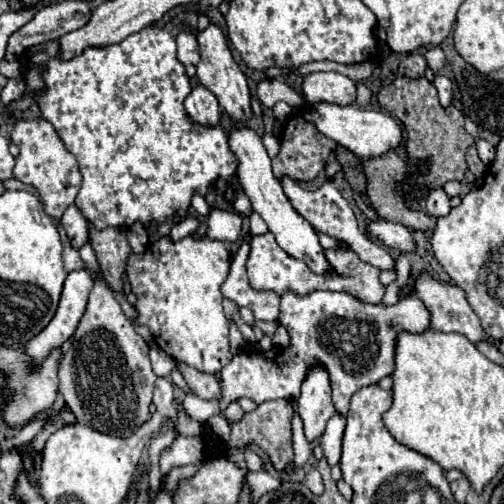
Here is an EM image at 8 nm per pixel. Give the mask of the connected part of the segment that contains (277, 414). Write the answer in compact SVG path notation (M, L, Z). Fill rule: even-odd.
M286 400L264 402L254 412L248 412L240 422L232 424L232 436L230 436L228 444L234 446L234 448L240 448L240 444L258 444L270 456L270 462L274 464L274 468L276 470L284 470L294 458L292 440L290 440L290 436L292 436L290 434L290 416L292 414L294 414L294 408L288 402L288 428L286 428Z

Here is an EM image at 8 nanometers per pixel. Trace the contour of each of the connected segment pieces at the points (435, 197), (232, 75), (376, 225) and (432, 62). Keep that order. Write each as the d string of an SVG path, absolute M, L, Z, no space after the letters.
M442 188L432 190L432 192L428 194L428 198L426 198L426 208L428 208L428 214L430 214L432 218L448 216L448 212L450 212L450 200L448 200L448 196L444 194Z
M210 24L204 32L196 34L198 44L200 44L200 62L196 66L196 76L200 80L200 84L204 88L208 88L220 102L222 110L228 114L228 118L232 122L242 122L248 124L252 118L252 108L250 108L250 88L246 82L246 76L242 74L242 70L238 68L238 64L234 62L226 38L222 34L222 30L214 24Z
M366 220L366 232L388 248L394 248L400 252L414 250L412 232L402 224L394 224L388 220Z
M434 46L434 48L430 48L430 50L424 54L424 58L426 58L428 66L430 66L434 72L438 72L438 70L444 66L444 62L446 62L446 58L444 58L444 52L442 52L442 48L440 48L440 46Z

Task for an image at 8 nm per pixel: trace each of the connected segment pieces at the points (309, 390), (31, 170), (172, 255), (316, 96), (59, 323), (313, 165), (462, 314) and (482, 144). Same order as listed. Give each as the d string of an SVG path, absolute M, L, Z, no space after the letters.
M314 364L308 370L308 374L302 382L300 396L296 400L296 408L304 422L304 432L306 432L308 442L316 440L324 432L326 422L336 412L336 408L332 404L330 376L322 364Z
M42 118L18 120L12 128L10 140L20 148L20 156L16 158L16 166L14 166L14 176L20 182L32 184L38 190L48 216L60 218L64 214L64 210L70 204L74 204L76 194L80 192L82 176L80 176L76 158L64 148L64 144L62 144L60 136L56 134L56 130L52 128L52 124Z
M164 236L150 244L144 254L132 254L126 270L132 292L138 296L136 324L146 324L152 330L156 344L168 356L212 376L232 360L228 318L222 310L224 296L220 292L228 268L228 246L224 242L214 242L208 236L202 240L188 236L180 242L172 242Z
M314 72L304 76L302 94L310 102L330 102L348 106L356 100L356 82L338 72Z
M74 270L68 274L52 322L24 346L24 352L30 356L30 362L34 366L40 366L50 356L52 350L60 348L74 334L84 314L90 288L92 288L92 278L86 270Z
M296 114L290 118L290 124L286 128L286 132L282 134L282 148L278 152L278 156L272 160L274 166L274 176L278 180L282 180L284 176L296 180L296 182L308 182L314 180L318 176L320 170L324 170L324 164L328 160L328 156L332 154L332 150L336 148L336 142L332 142L330 138L322 136L312 124L308 124L302 114Z
M422 274L420 278L416 278L414 296L420 298L426 304L426 308L430 310L430 314L432 314L430 328L432 330L460 332L474 344L484 338L490 344L494 344L494 340L490 340L486 336L486 332L482 330L480 318L472 312L472 308L466 302L464 292L458 286L436 282L428 274Z
M476 140L476 148L478 148L480 160L482 160L486 166L490 166L492 160L496 158L496 148L494 148L490 142L486 142L486 140Z

